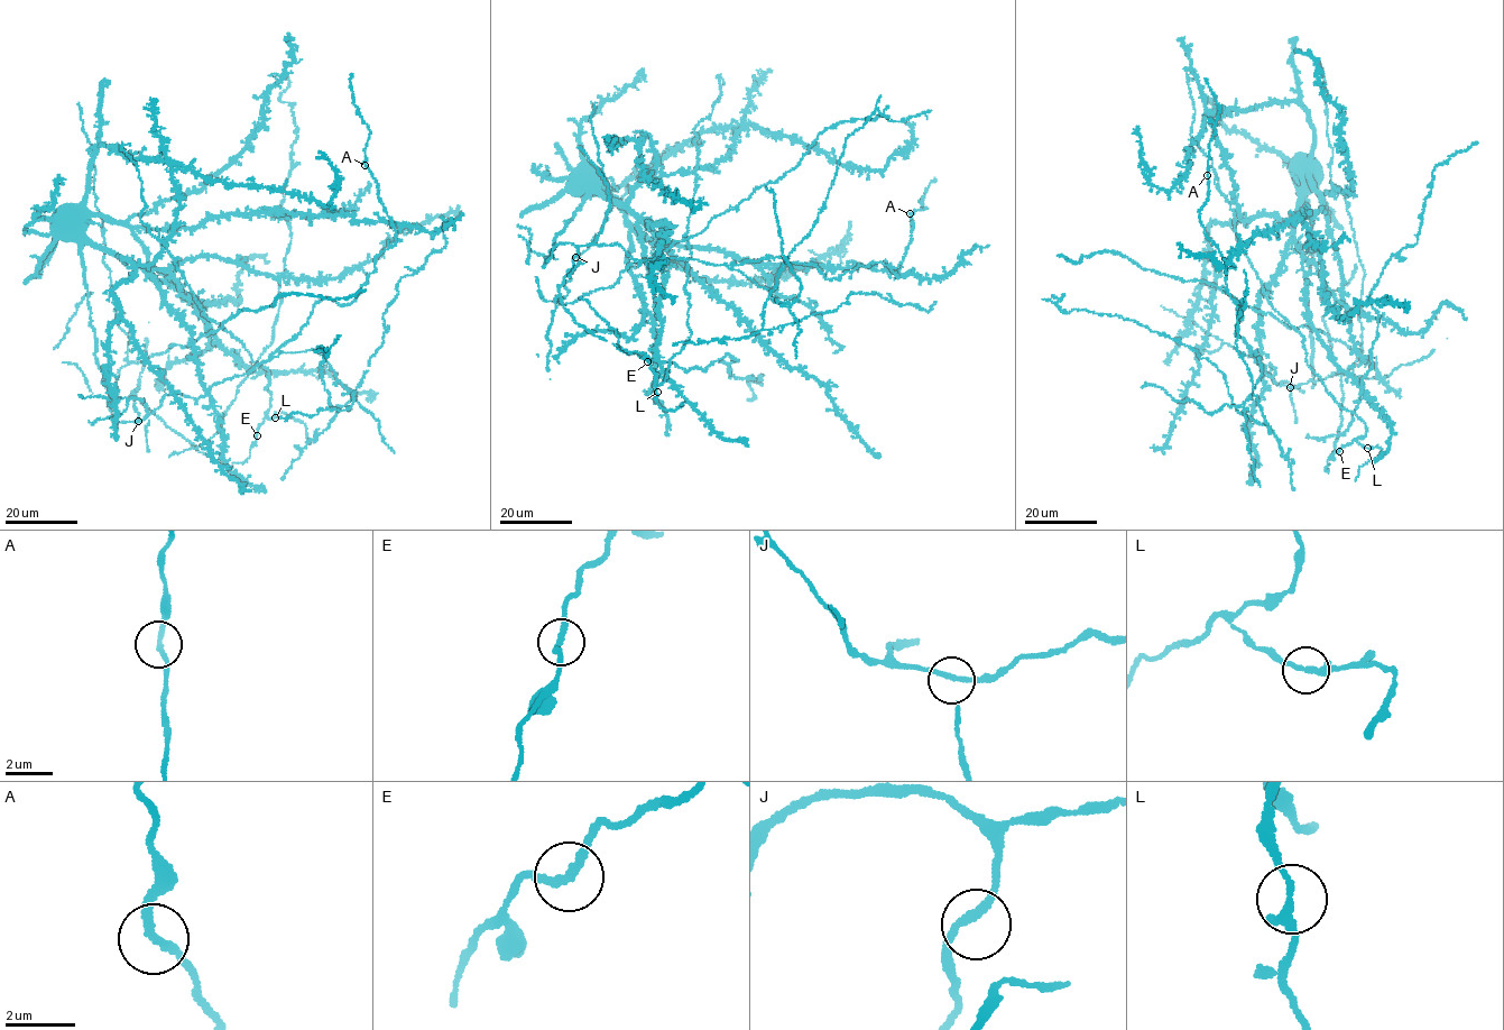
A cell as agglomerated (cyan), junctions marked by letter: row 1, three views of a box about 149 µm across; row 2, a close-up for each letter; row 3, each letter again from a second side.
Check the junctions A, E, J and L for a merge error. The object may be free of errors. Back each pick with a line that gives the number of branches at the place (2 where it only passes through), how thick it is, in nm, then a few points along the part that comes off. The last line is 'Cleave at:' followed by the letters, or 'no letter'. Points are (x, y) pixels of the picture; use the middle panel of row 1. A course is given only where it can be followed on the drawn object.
Cleave at: no letter

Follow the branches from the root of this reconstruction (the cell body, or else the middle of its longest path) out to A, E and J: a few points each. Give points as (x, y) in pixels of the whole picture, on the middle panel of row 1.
A: (584, 173), (670, 227), (663, 259), (778, 256), (829, 279), (896, 268), (910, 213)
E: (584, 173), (606, 195), (624, 203), (654, 174), (697, 166), (686, 226), (691, 333), (661, 384), (647, 361)
J: (584, 173), (601, 192), (652, 224), (670, 227), (652, 260), (631, 259), (617, 244), (581, 245), (575, 257)

